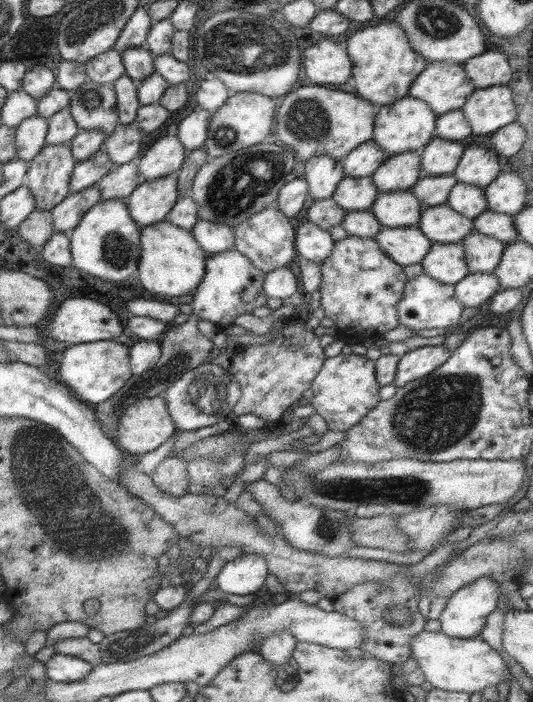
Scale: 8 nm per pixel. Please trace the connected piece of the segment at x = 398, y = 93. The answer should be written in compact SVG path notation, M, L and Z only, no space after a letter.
M384 22L358 30L348 38L348 56L352 61L352 86L356 94L373 105L387 105L409 94L410 86L426 68L428 60L412 50L402 26Z

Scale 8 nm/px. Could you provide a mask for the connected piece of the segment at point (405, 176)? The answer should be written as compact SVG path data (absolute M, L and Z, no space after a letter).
M410 151L404 152L404 154L396 154L396 156L388 156L388 160L378 170L374 171L372 178L380 192L392 192L411 189L423 175L420 153Z

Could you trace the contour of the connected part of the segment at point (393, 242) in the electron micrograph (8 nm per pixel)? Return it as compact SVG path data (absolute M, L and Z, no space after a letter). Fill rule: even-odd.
M383 226L374 239L394 262L403 267L422 262L433 243L417 226Z

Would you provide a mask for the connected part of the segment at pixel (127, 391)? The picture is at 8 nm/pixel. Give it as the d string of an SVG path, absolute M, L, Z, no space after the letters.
M186 322L180 326L172 324L166 331L166 337L161 342L161 357L154 369L140 376L132 375L128 382L117 393L100 404L92 406L95 417L102 424L102 430L111 439L117 438L119 422L123 412L135 402L143 398L163 396L165 390L174 384L185 372L200 366L204 361L211 360L215 354L215 346L204 334L196 328L196 322Z

